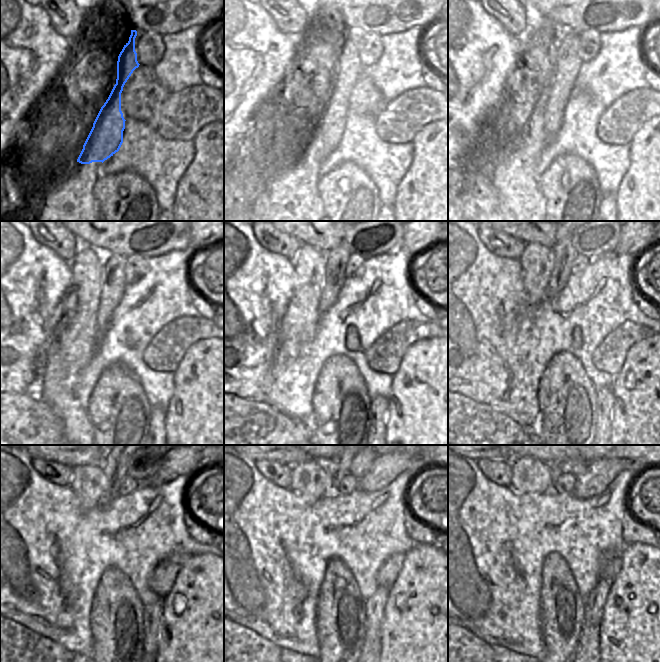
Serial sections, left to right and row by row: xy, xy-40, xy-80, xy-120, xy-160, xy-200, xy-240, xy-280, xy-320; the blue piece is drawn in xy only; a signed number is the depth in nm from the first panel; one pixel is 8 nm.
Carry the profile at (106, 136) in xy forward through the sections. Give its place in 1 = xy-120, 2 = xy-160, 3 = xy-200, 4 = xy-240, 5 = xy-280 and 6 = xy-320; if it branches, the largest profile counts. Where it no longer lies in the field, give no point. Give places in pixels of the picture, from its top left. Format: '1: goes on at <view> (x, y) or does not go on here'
1: goes on at xy-120 (113, 283)
2: goes on at xy-160 (337, 259)
3: goes on at xy-200 (564, 253)
4: goes on at xy-240 (115, 465)
5: goes on at xy-280 (338, 467)
6: goes on at xy-320 (557, 471)

